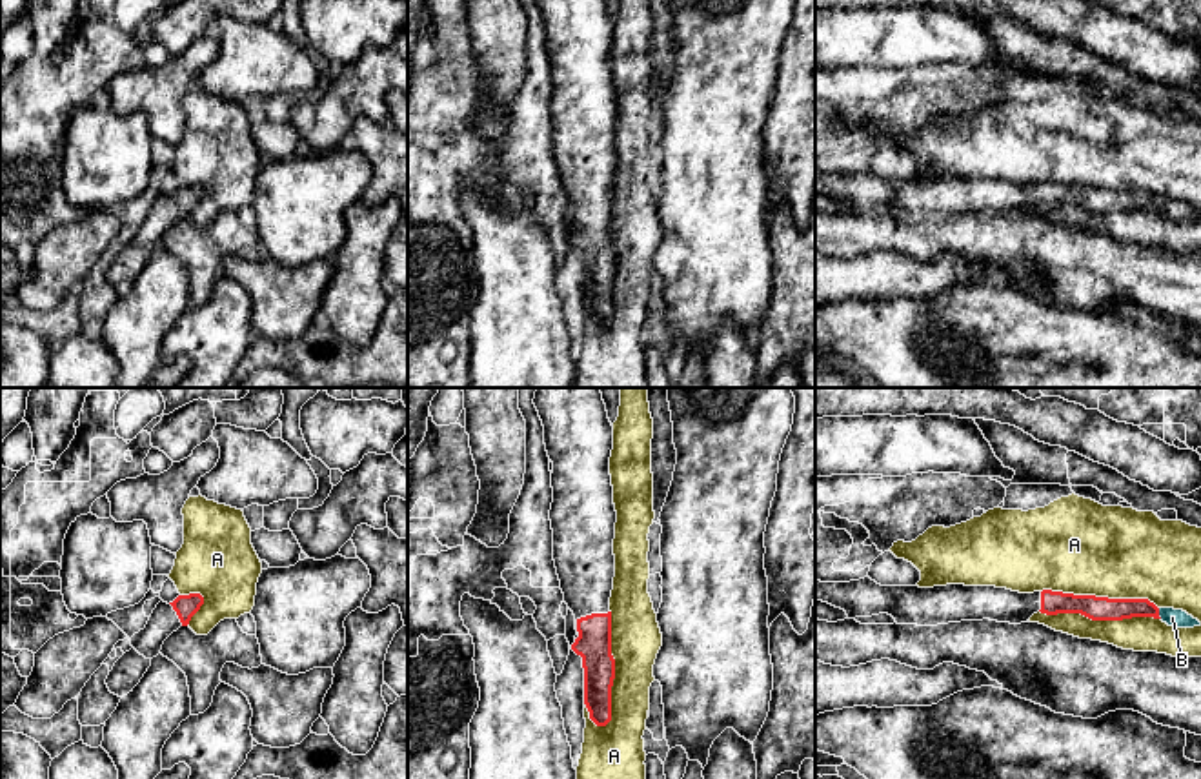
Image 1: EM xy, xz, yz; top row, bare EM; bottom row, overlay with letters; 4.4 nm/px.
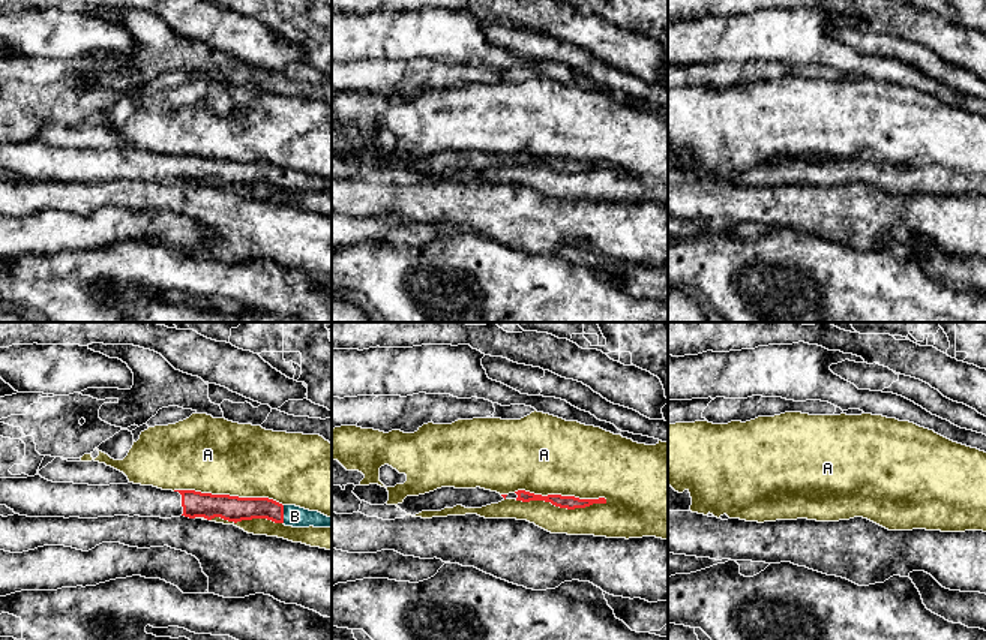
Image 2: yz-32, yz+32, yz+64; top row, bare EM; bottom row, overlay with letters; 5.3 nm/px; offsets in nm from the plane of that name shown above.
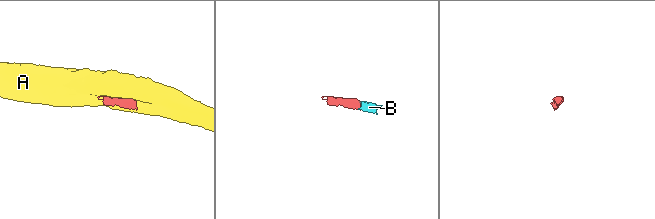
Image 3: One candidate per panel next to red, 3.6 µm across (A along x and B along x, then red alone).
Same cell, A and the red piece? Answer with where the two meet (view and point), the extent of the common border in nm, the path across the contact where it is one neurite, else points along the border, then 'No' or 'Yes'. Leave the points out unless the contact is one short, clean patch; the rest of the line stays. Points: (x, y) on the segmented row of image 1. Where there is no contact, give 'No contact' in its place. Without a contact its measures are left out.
Touches red at xz (614, 672). Shared border 500 nm. No

